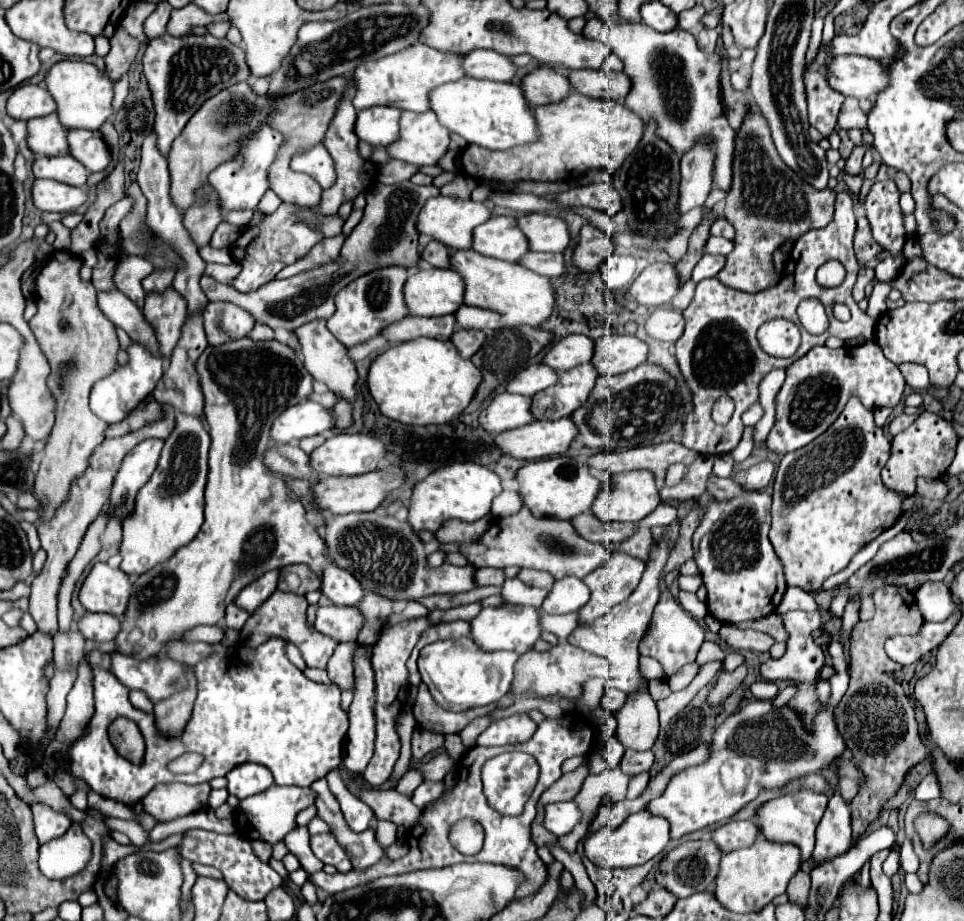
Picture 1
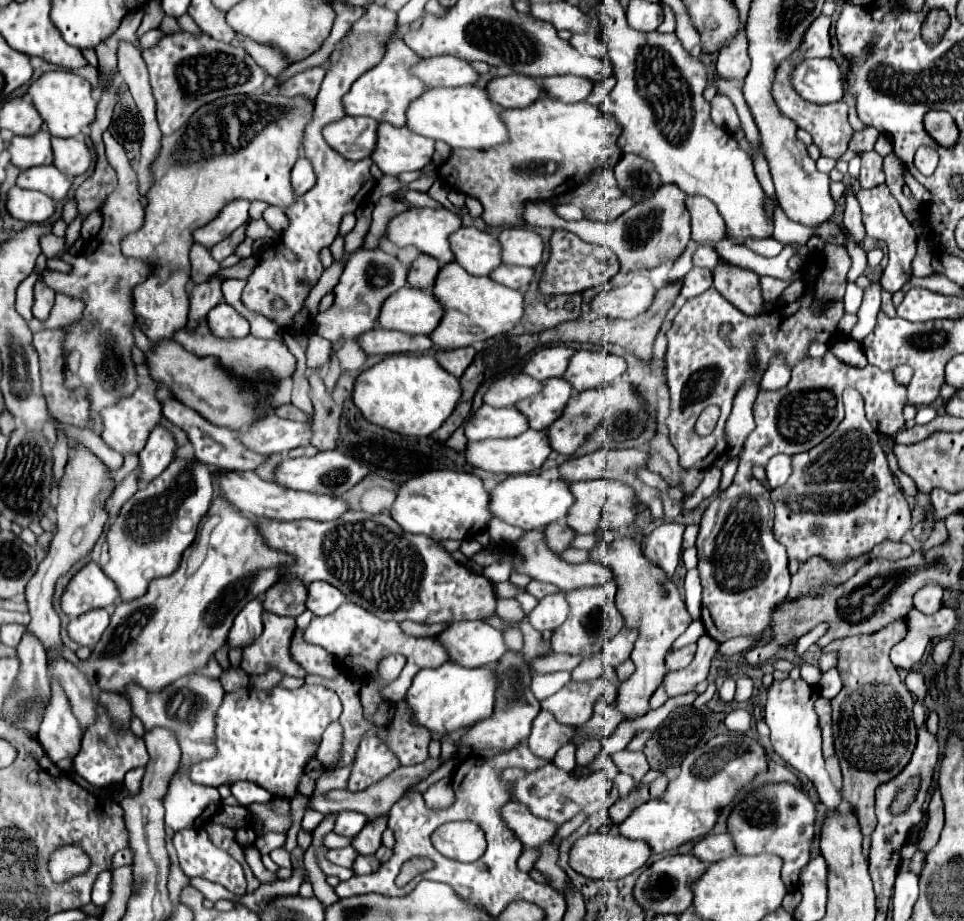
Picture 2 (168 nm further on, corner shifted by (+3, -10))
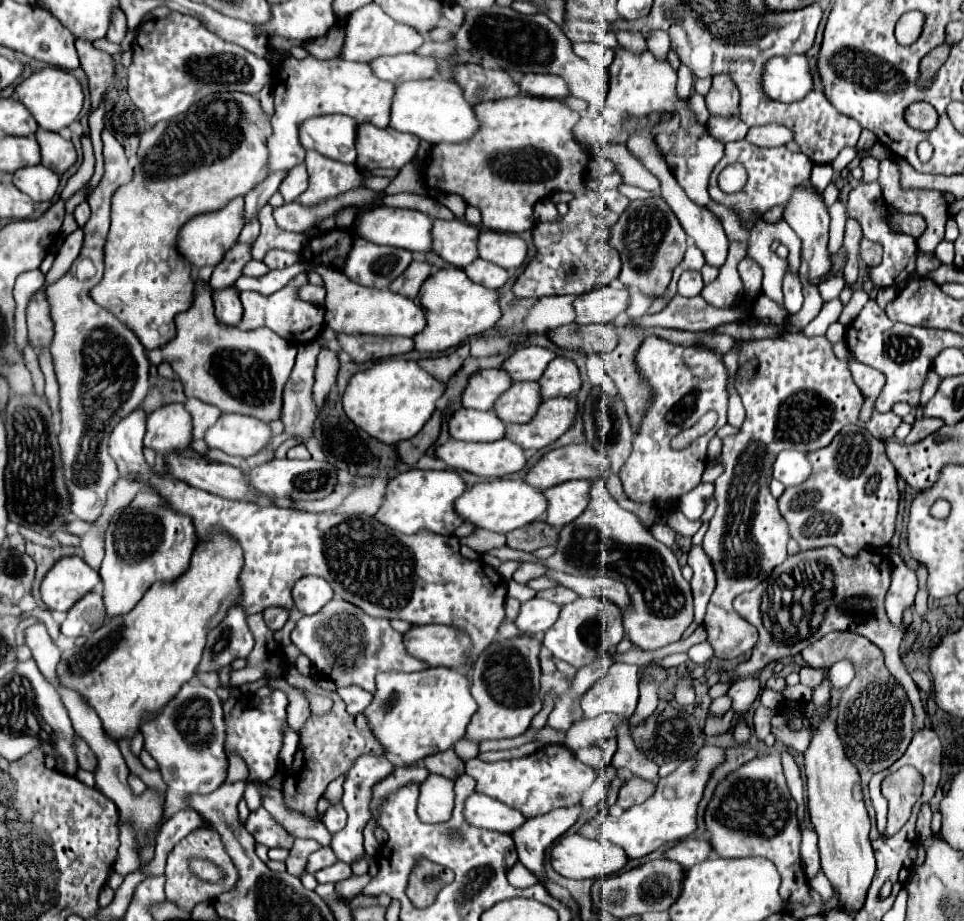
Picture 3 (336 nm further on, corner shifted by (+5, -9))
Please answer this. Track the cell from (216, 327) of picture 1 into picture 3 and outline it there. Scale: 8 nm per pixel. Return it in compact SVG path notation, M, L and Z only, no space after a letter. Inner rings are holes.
M231 285L231 287L225 287L225 289L215 289L211 297L213 297L213 303L215 303L215 317L225 325L235 327L241 321L241 315L243 315L239 291L233 289L233 285Z

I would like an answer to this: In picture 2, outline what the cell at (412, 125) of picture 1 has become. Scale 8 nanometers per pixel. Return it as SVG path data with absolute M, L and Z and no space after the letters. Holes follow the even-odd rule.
M389 122L379 124L379 146L371 160L387 176L399 176L409 170L423 170L431 164L435 140L413 134L407 126L397 128Z

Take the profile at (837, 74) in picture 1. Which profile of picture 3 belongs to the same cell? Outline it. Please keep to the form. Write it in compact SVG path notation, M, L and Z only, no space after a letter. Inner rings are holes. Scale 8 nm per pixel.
M803 55L771 57L763 67L761 87L773 101L793 103L803 99L813 89L807 59Z

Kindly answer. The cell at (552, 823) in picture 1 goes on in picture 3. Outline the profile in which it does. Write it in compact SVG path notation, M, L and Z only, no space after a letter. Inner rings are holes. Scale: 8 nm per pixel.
M473 793L471 797L465 799L463 815L465 821L473 827L491 829L499 833L511 833L525 821L525 817L517 809L511 809L481 793Z

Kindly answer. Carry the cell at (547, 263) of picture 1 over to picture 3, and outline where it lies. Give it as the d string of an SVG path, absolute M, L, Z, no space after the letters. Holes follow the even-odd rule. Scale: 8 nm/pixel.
M475 259L471 265L467 265L463 269L467 273L467 277L473 283L485 285L487 289L499 289L505 285L505 281L509 279L509 271L485 261L485 259Z

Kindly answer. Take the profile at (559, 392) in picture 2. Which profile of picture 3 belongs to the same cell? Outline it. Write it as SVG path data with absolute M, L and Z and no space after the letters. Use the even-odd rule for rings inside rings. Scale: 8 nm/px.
M535 381L513 383L493 405L493 413L505 423L529 423L541 405Z

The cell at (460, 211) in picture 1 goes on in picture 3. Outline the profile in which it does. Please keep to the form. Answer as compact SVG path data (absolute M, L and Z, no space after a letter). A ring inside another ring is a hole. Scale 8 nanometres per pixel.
M377 205L357 215L355 233L377 245L391 245L391 247L401 247L407 251L423 251L423 253L431 249L431 219L421 211Z

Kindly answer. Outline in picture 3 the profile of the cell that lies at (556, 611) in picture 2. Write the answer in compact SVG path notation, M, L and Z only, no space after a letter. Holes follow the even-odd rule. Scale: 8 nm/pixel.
M533 597L525 603L521 603L519 615L515 619L515 625L519 631L525 633L541 633L547 631L559 617L559 605L547 601L547 599L539 599Z

